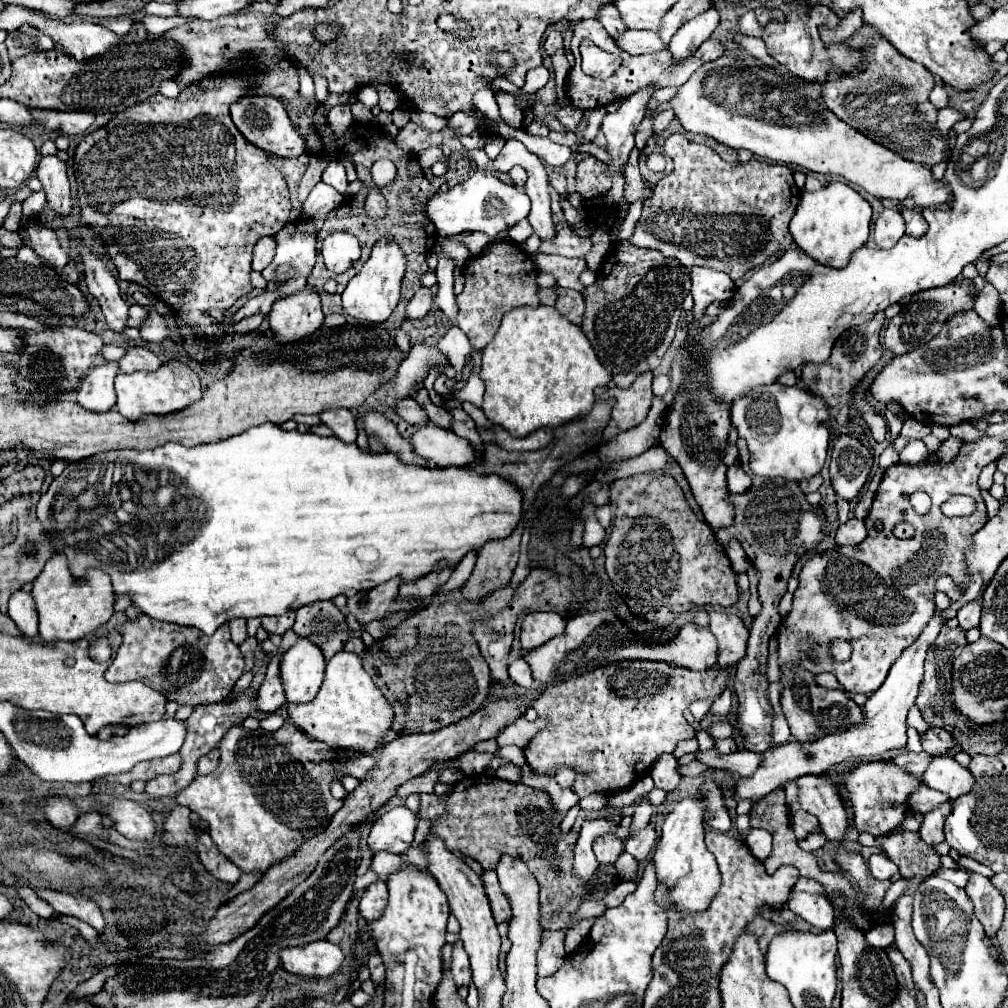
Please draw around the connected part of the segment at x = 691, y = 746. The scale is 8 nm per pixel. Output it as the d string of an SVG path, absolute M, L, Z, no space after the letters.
M696 737L694 739L686 739L686 741L680 741L680 745L676 745L676 749L674 749L674 757L676 759L680 759L684 753L694 753L698 749L698 741L696 741Z

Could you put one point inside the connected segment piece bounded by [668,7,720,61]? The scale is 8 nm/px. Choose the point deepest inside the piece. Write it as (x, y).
(687, 39)

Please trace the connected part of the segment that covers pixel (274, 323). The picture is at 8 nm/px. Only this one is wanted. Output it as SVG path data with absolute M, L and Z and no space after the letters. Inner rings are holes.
M304 287L300 293L276 301L268 319L276 341L300 341L322 327L324 313L320 309L320 297Z

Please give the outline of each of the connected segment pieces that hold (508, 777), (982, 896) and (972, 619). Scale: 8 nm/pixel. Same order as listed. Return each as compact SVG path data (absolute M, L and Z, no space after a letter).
M504 763L500 765L494 775L498 779L504 779L504 781L510 781L510 783L520 783L520 767L516 767L514 763Z
M972 873L970 881L966 885L966 893L974 903L974 913L978 921L984 925L986 935L994 937L1000 929L1002 915L1004 915L1004 897L1002 893L992 885L992 881L984 875Z
M976 599L972 603L966 603L958 611L956 619L958 619L958 623L960 623L962 629L972 629L972 627L978 627L980 625L980 613L982 613L982 601Z

